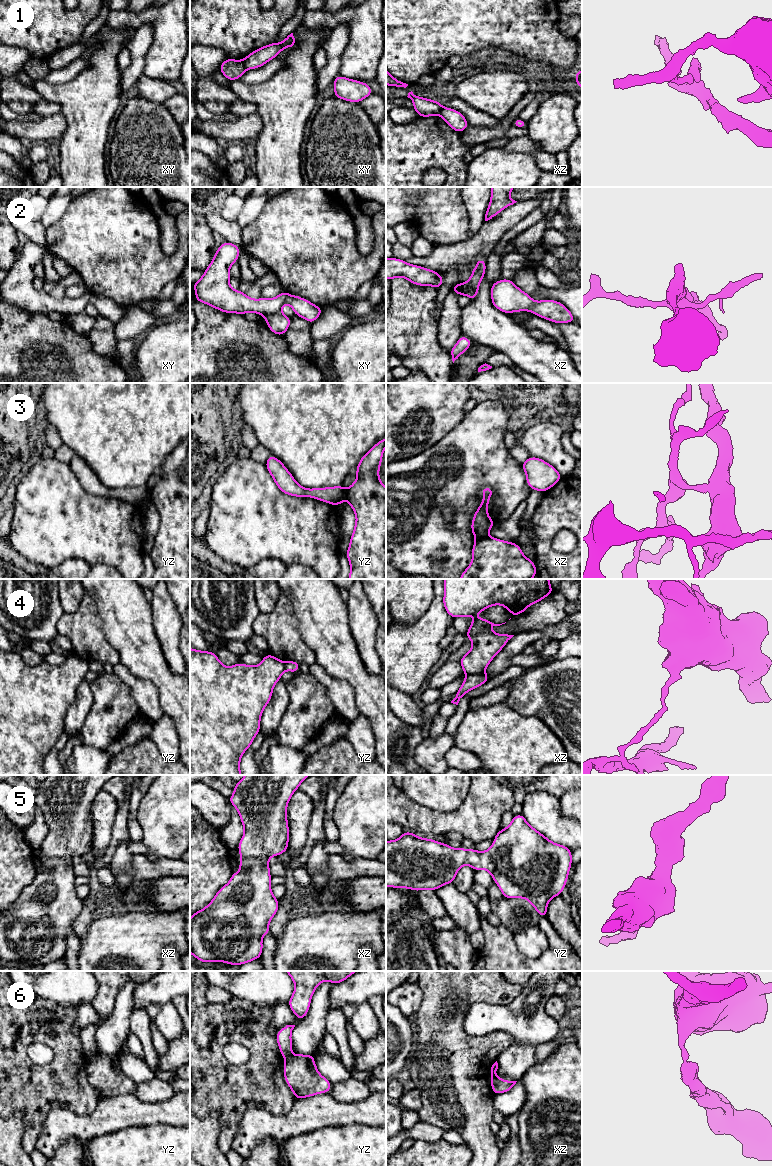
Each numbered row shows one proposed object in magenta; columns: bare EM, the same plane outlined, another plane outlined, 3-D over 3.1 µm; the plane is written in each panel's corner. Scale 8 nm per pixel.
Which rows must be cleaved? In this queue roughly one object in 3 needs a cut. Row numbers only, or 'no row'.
1, 2, 3, 4, 6

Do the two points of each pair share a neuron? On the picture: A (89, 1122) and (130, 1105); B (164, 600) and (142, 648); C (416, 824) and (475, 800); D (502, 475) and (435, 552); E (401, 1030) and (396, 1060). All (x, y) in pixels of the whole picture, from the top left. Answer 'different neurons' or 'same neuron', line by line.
A: same neuron
B: different neurons
C: same neuron
D: same neuron
E: same neuron

